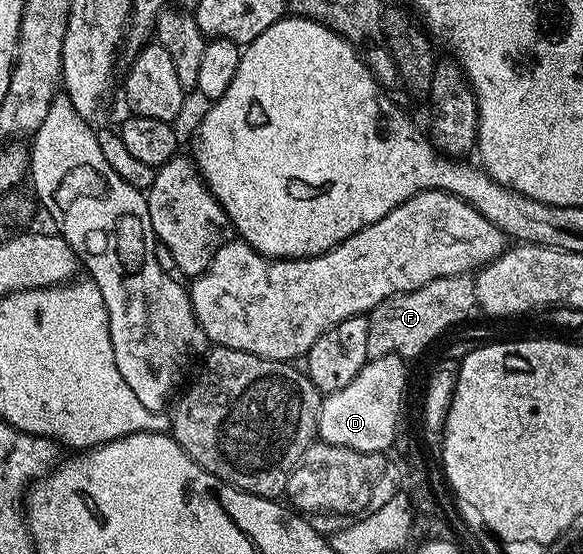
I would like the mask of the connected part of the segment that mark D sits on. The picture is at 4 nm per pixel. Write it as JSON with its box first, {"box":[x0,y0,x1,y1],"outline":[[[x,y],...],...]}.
{"box":[317,356,406,453],"outline":[[[400,356],[369,359],[344,390],[323,395],[318,411],[317,439],[323,444],[361,452],[385,453],[393,449],[394,438],[400,432],[398,419],[402,416],[402,399],[406,396],[406,364]]]}

